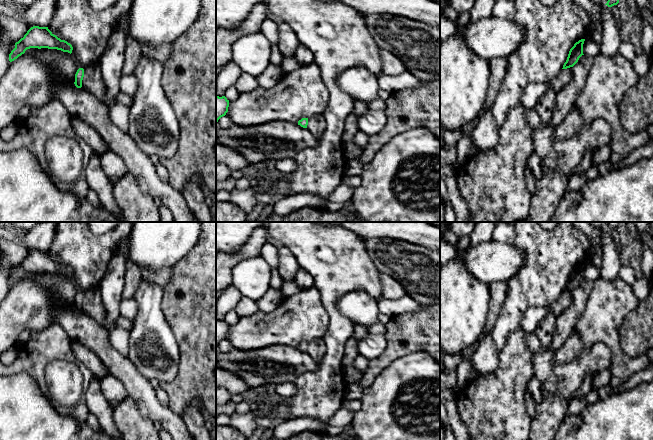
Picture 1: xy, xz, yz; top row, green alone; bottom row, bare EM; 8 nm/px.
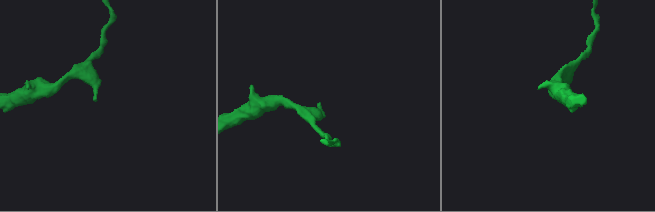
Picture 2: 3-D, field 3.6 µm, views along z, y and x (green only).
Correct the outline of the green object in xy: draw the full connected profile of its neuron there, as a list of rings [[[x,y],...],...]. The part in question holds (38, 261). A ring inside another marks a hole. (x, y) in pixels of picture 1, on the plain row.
[[[33,250],[27,255],[23,262],[15,267],[15,272],[9,278],[9,285],[14,285],[30,272],[57,273],[70,278],[73,274],[70,267],[58,262],[48,251]]]

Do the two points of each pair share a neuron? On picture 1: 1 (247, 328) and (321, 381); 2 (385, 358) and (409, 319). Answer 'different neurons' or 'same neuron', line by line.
1: different neurons
2: same neuron

